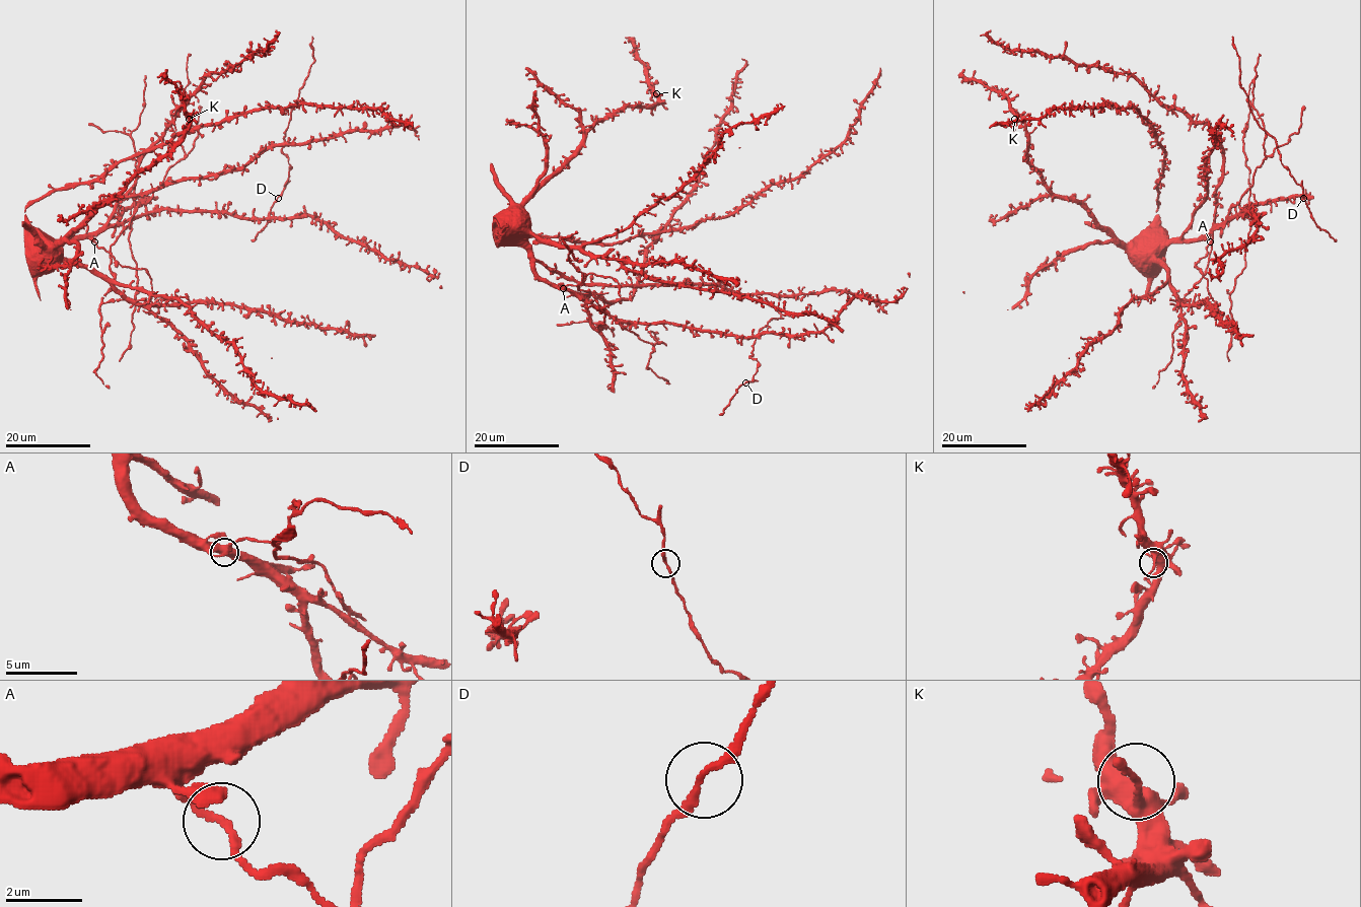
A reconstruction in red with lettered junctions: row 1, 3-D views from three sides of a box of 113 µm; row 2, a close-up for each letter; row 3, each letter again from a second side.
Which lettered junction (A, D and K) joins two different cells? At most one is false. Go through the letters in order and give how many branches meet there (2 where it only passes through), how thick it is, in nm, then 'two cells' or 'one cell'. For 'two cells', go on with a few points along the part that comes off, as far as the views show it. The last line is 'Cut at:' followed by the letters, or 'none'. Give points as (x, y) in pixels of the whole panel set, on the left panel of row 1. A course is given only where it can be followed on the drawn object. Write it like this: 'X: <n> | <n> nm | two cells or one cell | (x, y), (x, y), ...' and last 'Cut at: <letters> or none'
A: 2 | 160 nm | two cells | (95, 242), (122, 266), (143, 269), (151, 279), (152, 305)
D: 2 | 200 nm | one cell
K: 2 | 170 nm | one cell
Cut at: A

